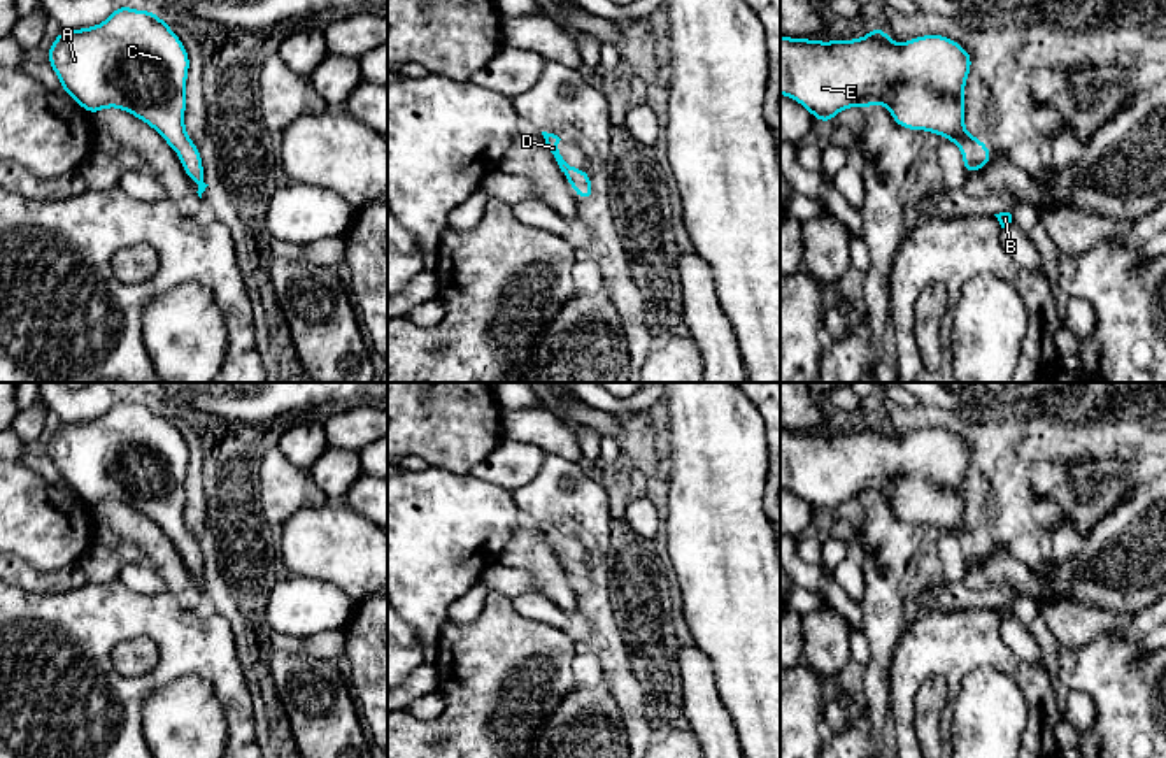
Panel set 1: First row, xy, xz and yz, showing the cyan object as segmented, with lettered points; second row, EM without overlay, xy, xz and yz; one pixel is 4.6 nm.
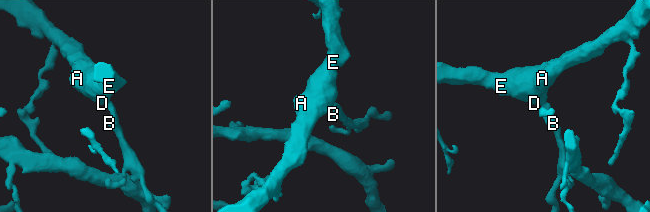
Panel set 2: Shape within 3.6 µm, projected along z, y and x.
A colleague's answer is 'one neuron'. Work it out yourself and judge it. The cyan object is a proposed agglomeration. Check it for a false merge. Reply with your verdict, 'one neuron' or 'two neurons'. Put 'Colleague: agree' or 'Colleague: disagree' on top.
Colleague: agree
one neuron

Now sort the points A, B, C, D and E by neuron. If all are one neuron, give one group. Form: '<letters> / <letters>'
A B C D E

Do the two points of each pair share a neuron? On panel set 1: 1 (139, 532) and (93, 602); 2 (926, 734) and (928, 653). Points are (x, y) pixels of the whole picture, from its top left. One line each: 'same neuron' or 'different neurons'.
1: different neurons
2: different neurons

